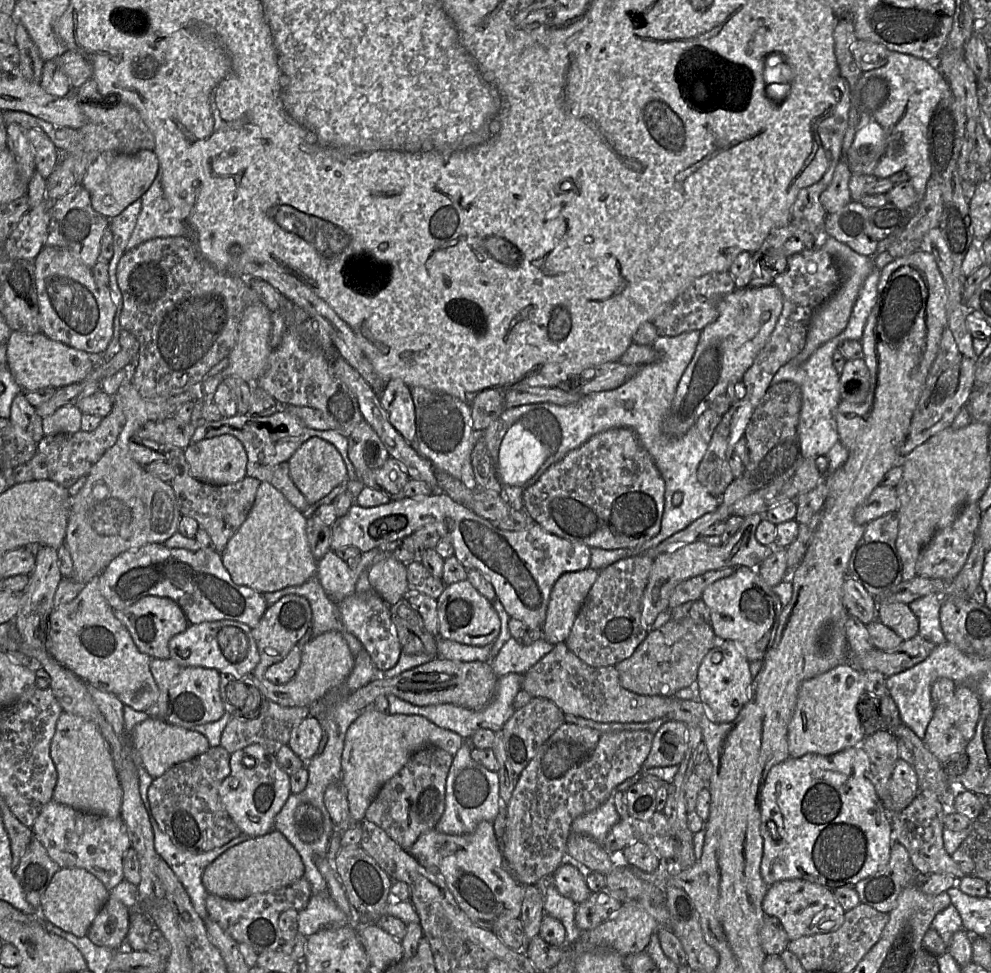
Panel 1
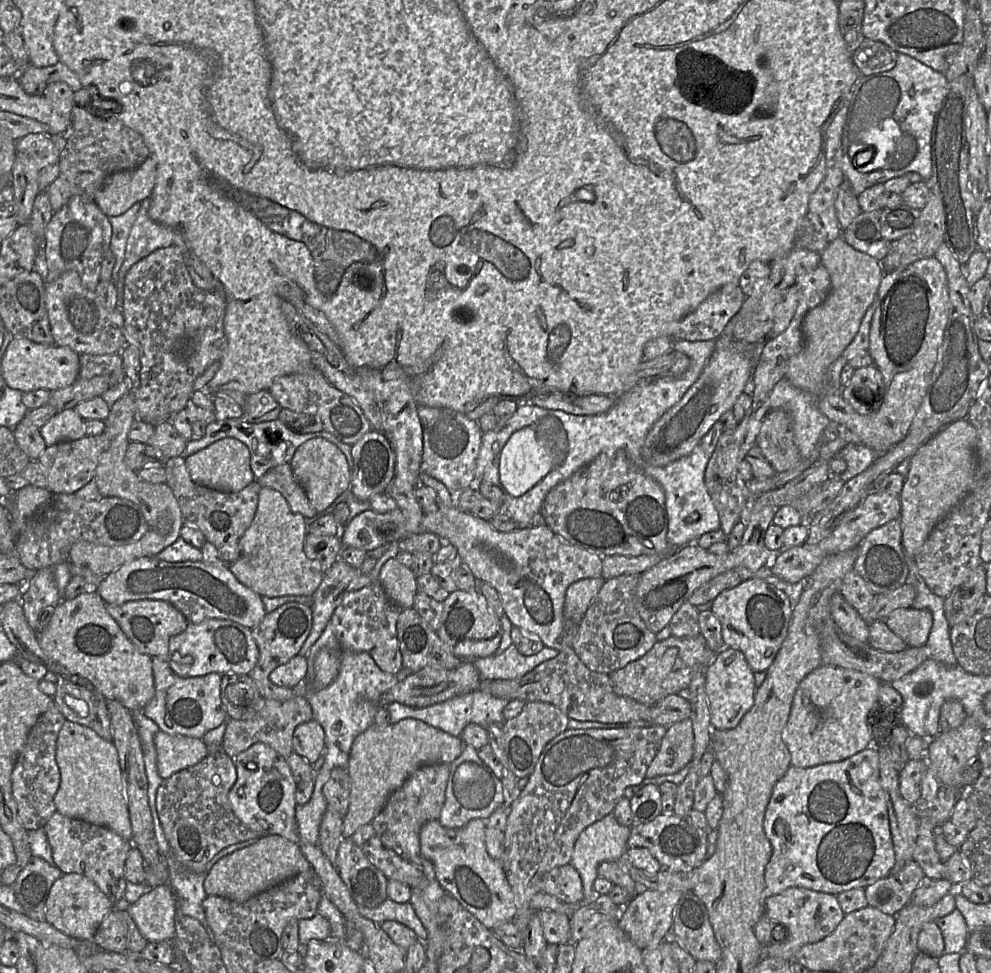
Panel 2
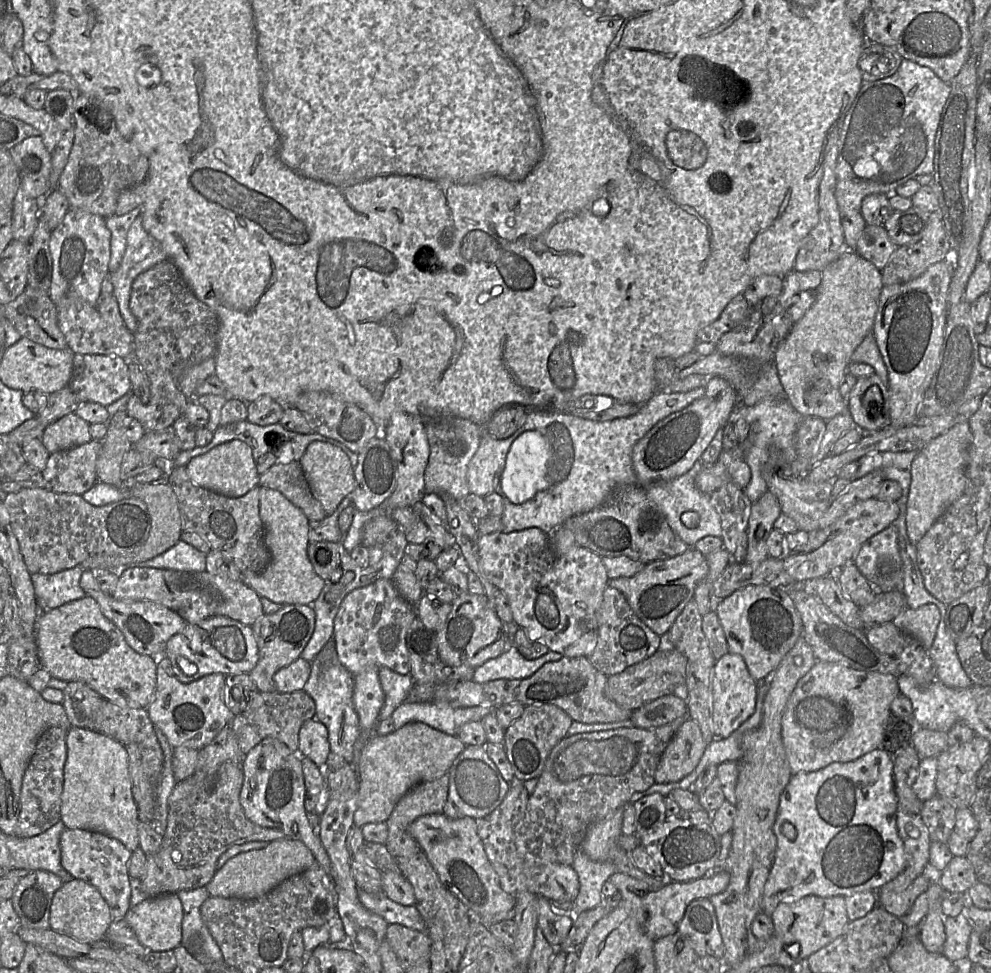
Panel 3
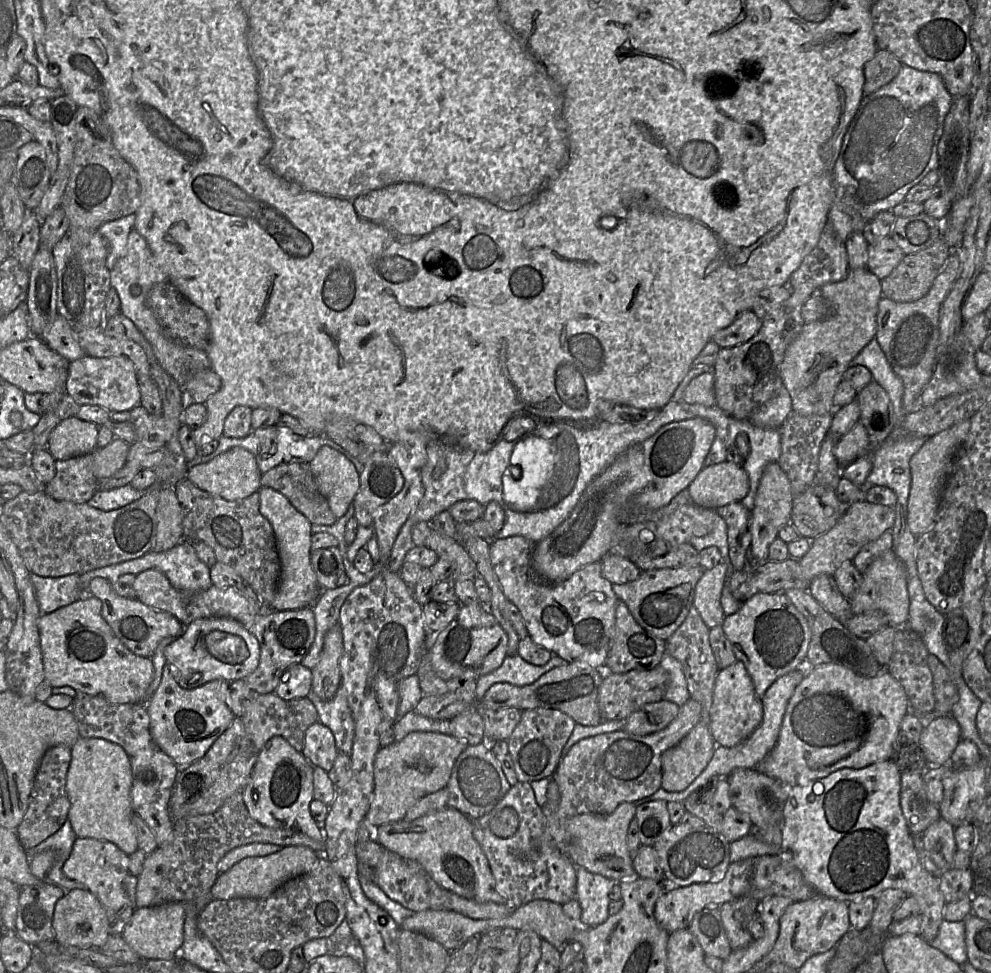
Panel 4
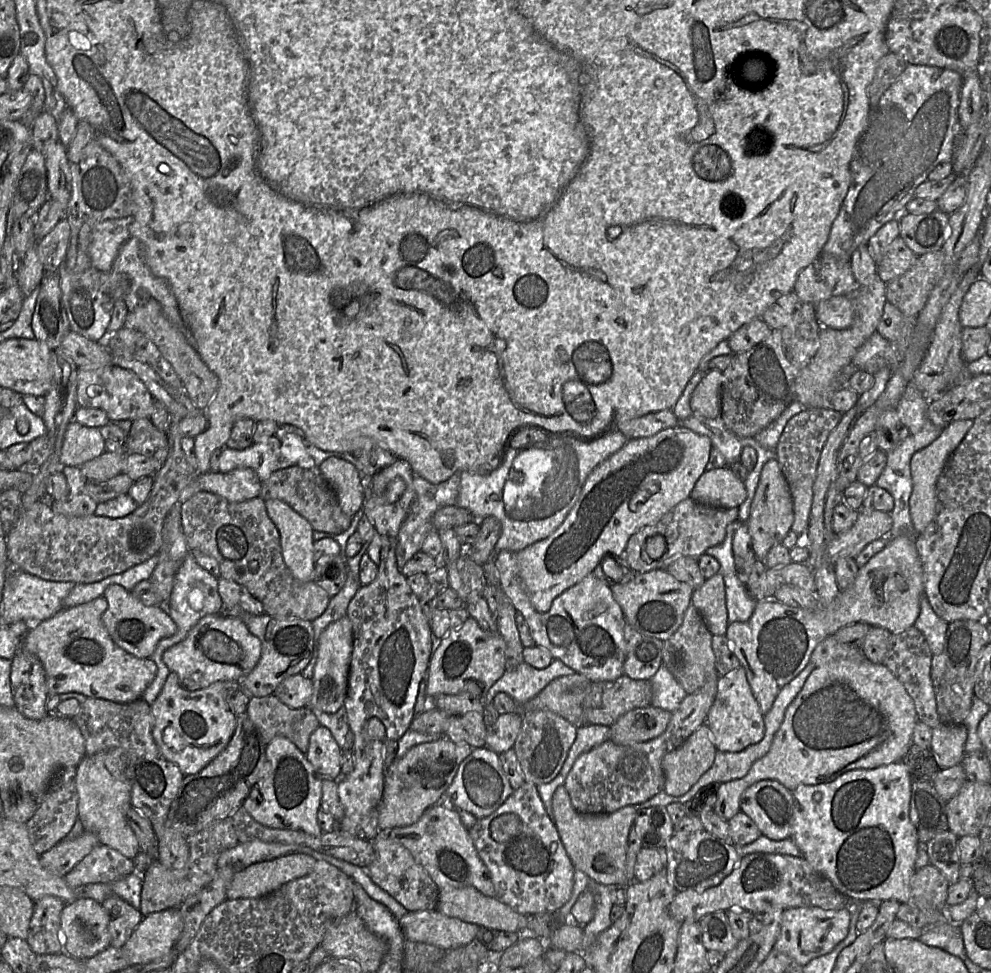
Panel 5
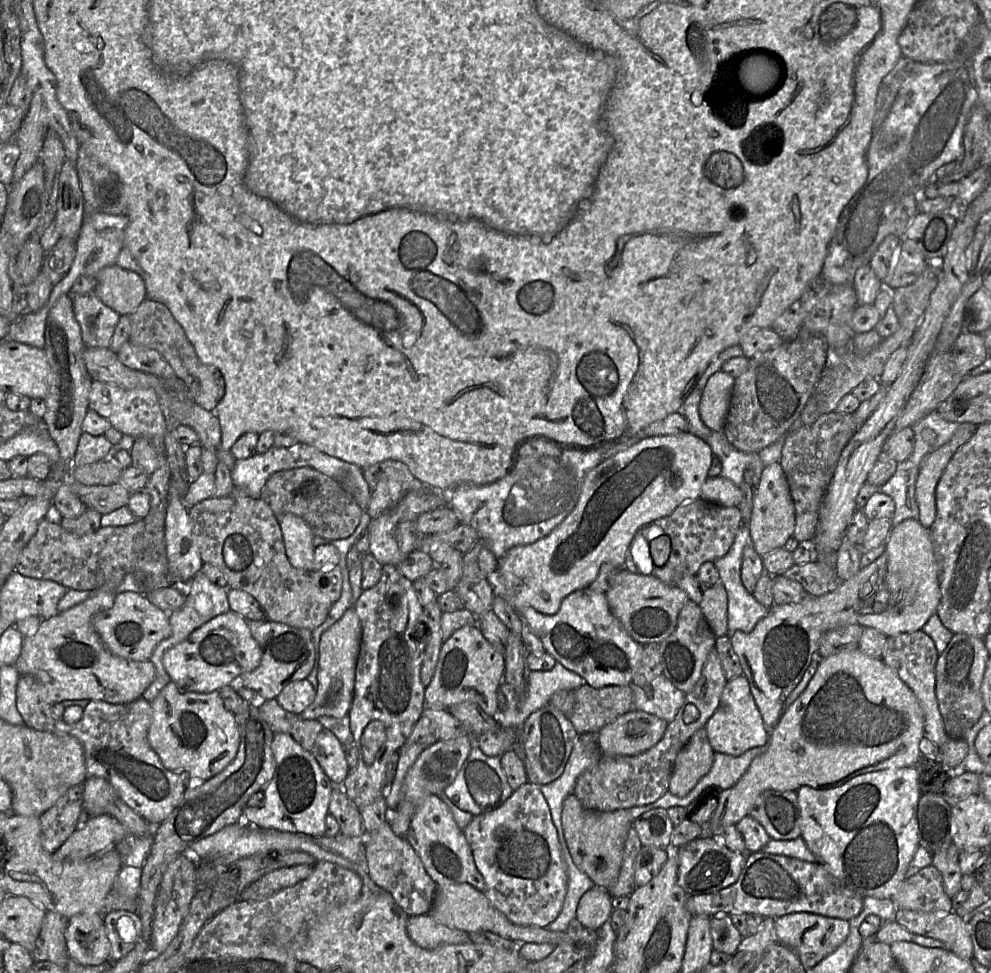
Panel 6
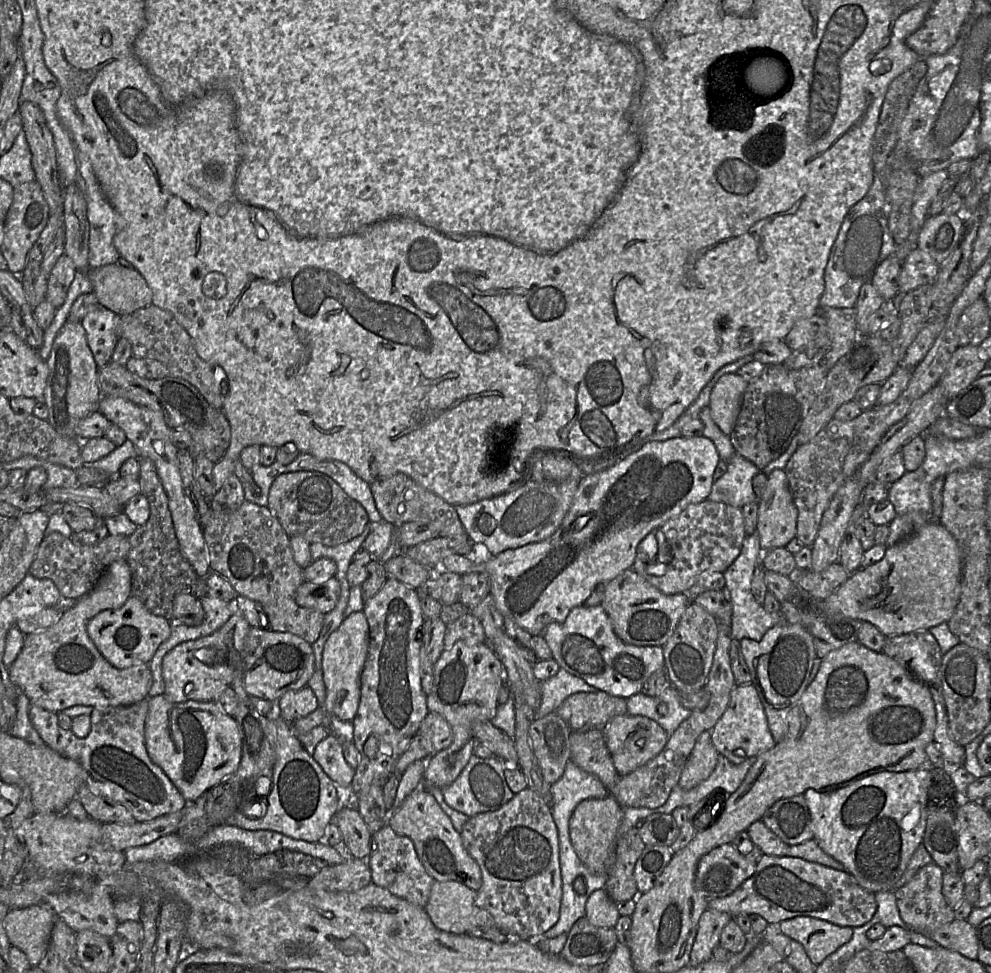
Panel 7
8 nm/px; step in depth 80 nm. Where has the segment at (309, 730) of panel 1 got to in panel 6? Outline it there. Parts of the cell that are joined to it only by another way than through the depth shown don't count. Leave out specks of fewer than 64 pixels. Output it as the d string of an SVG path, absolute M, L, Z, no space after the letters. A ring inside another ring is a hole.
M323 728L310 752L331 782L342 787L350 768L345 759L343 745L337 737L330 730Z

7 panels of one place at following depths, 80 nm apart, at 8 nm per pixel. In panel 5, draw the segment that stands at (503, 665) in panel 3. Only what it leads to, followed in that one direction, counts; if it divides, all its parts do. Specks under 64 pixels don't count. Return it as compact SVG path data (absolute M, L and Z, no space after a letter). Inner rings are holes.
M553 659L551 664L544 669L537 669L523 662L512 670L506 670L504 674L491 686L485 695L484 706L485 701L487 700L487 703L492 702L494 696L498 692L508 694L519 705L523 705L539 694L552 680L561 676L572 675L574 673L576 672L573 669L566 666L558 659Z

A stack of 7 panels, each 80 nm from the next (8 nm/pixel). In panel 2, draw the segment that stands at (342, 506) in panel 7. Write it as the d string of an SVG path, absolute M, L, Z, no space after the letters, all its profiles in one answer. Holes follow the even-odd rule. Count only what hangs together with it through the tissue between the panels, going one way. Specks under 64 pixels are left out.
M289 463L269 469L257 479L261 487L268 487L280 492L294 512L302 514L306 519L318 515L310 504L305 490L294 477Z

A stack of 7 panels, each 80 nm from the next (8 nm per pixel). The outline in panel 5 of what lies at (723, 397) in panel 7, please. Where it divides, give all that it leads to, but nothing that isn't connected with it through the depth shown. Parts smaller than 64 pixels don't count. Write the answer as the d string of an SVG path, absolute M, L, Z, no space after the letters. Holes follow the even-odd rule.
M710 369L701 379L690 399L695 416L713 419L721 416L722 372Z

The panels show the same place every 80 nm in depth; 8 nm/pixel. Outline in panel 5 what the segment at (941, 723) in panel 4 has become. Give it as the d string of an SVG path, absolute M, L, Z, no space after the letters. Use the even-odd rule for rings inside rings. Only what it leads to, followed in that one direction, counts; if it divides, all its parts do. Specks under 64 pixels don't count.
M940 724L932 729L930 751L940 769L961 764L966 740L967 730L964 725Z

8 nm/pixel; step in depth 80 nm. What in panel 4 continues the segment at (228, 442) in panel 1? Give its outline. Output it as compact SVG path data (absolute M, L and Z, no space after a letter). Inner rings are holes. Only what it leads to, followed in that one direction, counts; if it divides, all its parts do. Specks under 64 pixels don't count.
M236 446L206 463L189 467L187 478L201 490L216 497L234 501L244 499L258 492L261 488L261 475L254 455L246 449Z

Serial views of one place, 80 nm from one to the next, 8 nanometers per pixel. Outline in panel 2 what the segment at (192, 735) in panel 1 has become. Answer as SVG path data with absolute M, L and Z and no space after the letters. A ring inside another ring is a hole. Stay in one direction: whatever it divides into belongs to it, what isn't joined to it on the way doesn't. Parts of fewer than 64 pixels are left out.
M159 730L153 740L157 770L163 779L195 765L208 754L208 747L200 738L169 734Z

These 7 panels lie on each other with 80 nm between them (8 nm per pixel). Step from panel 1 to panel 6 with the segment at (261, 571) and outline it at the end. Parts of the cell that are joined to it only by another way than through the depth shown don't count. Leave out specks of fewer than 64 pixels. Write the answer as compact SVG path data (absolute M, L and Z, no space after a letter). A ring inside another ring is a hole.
M286 513L278 516L285 551L291 565L297 569L312 572L314 561L314 534L302 518Z

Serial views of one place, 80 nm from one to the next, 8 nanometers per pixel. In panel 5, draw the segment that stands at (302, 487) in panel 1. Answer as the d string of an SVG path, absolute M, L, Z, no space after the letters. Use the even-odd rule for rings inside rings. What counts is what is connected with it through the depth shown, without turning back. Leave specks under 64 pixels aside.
M329 457L319 466L319 471L334 490L341 510L352 517L362 510L365 500L365 484L357 469L348 461Z

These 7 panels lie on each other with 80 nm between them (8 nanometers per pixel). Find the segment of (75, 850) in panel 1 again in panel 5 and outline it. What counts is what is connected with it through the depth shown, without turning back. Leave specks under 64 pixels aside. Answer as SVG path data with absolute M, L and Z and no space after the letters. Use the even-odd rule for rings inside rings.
M99 843L63 877L70 887L77 887L89 883L110 883L133 871L134 864L130 858ZM117 896L106 898L101 905L108 917L111 945L122 949L140 924L143 915L138 909Z

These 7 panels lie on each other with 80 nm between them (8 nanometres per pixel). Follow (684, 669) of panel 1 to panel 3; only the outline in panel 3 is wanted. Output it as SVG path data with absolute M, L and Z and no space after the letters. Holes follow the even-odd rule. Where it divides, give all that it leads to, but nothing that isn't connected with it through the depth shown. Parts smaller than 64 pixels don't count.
M659 649L649 658L626 668L623 672L608 677L606 696L624 709L631 710L660 697L673 694L674 689L685 684L687 658L675 649Z

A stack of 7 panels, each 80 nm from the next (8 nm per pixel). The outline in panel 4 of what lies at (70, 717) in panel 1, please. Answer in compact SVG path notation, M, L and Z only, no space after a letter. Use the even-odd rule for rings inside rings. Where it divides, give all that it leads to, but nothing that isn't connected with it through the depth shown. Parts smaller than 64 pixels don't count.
M79 737L71 748L71 762L67 773L66 792L70 801L68 821L77 837L106 840L131 855L138 849L135 829L131 822L134 813L131 801L132 768L125 749L112 741L96 737Z

